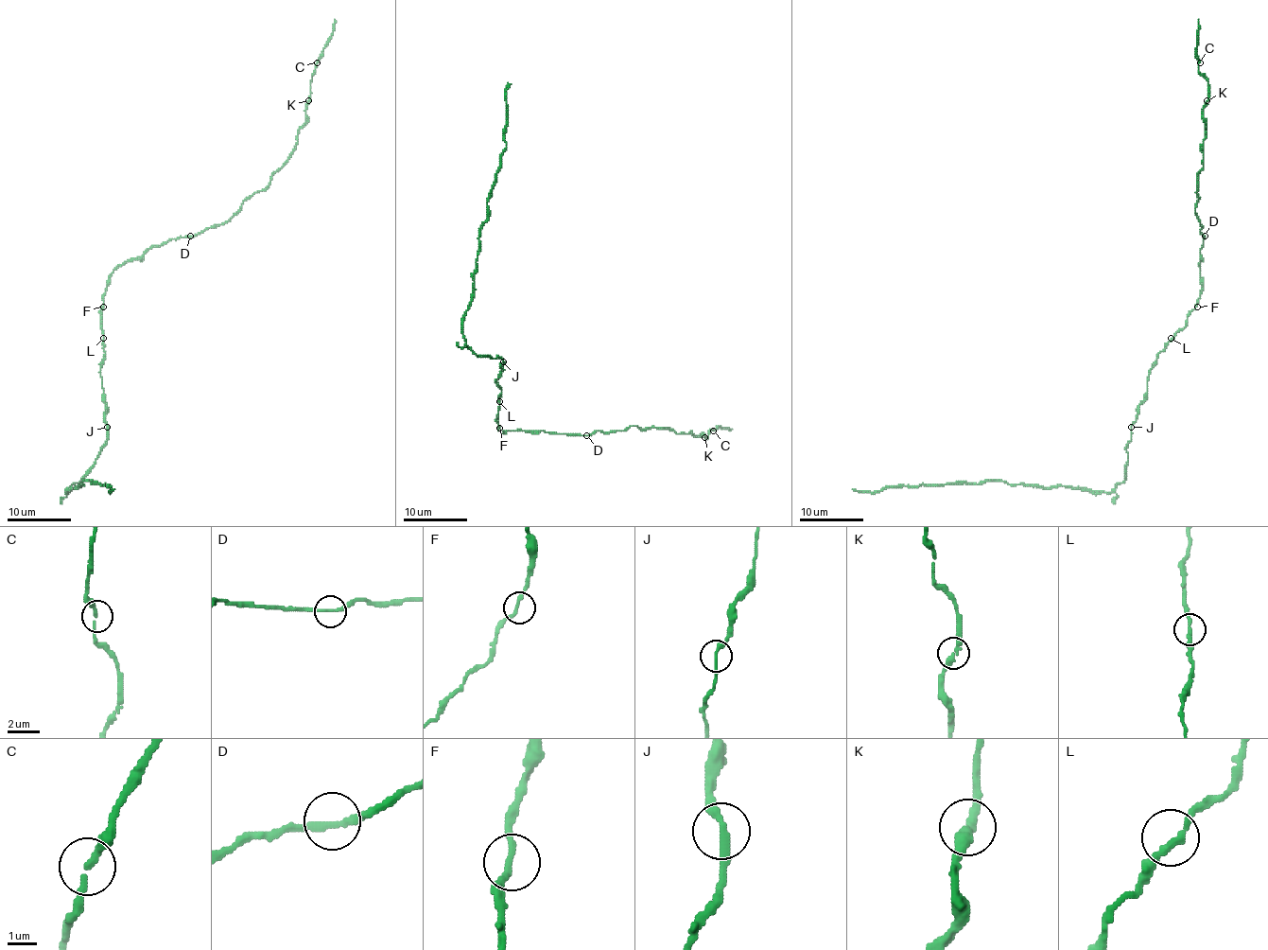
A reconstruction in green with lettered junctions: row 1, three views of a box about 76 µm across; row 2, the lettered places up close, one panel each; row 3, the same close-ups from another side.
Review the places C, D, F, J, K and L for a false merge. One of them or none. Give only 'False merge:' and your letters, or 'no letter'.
False merge: no letter

